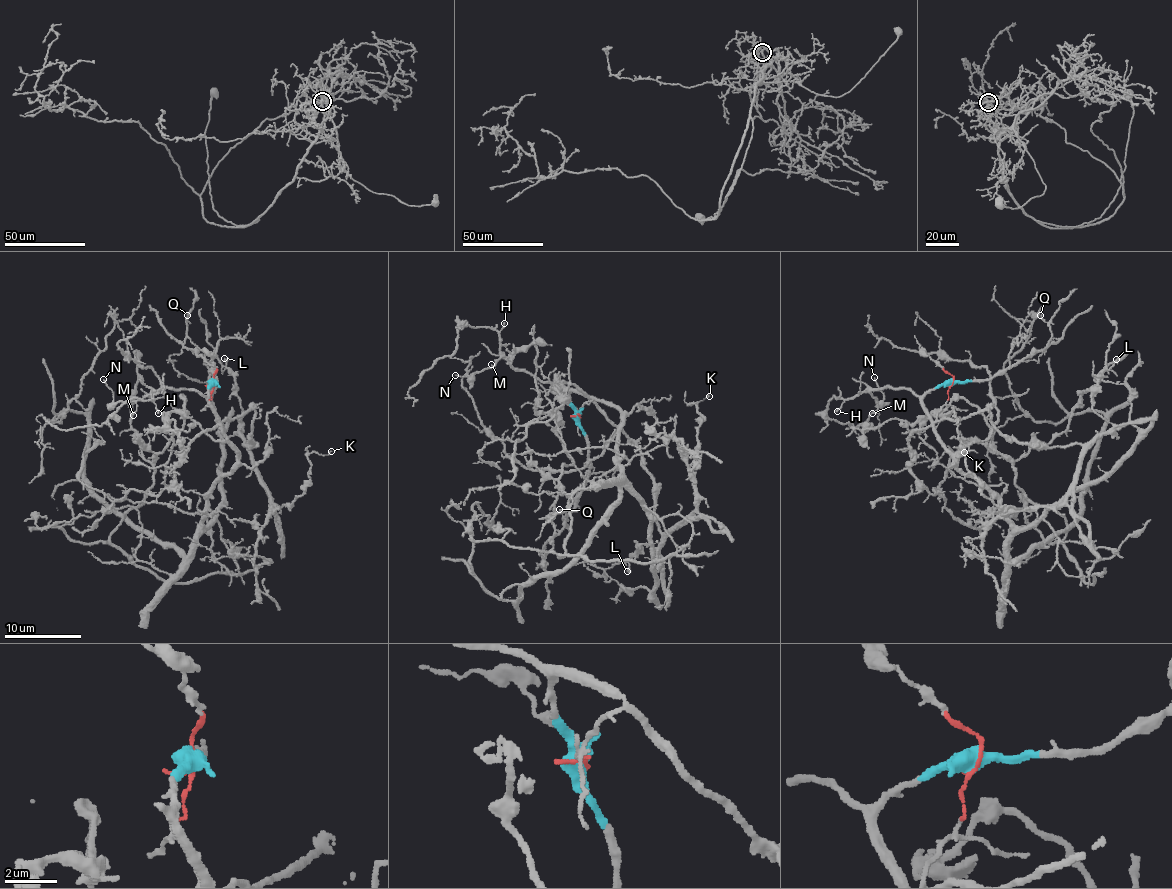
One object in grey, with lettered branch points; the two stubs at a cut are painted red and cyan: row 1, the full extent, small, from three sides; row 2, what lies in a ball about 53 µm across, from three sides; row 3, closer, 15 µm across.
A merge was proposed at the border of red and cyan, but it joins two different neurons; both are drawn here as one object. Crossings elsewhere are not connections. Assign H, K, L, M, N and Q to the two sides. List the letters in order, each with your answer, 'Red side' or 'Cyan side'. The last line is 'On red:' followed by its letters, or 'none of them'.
H: Cyan side
K: Red side
L: Red side
M: Cyan side
N: Cyan side
Q: Cyan side
On red: K, L

